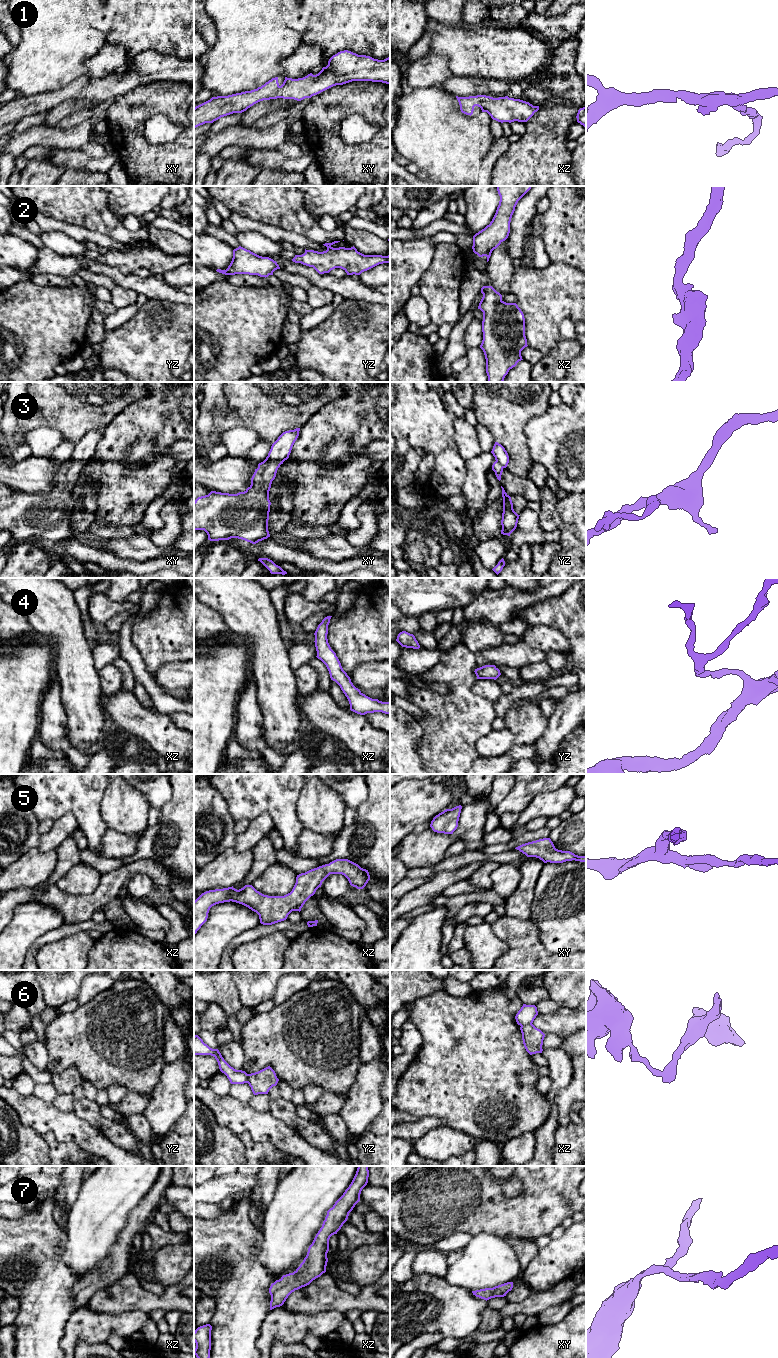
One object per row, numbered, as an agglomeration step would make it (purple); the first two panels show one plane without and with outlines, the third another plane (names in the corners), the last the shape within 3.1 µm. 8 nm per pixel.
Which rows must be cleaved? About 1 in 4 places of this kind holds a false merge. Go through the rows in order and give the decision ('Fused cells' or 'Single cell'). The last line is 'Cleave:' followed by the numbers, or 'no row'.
1: Single cell
2: Single cell
3: Single cell
4: Single cell
5: Single cell
6: Fused cells
7: Single cell
Cleave: 6

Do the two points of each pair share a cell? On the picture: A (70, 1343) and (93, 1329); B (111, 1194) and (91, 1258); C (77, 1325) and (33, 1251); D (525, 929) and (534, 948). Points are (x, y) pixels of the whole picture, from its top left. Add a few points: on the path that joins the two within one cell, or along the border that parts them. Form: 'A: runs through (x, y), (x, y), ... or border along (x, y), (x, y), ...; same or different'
A: runs through (76, 1337), (84, 1329), (87, 1329); same
B: runs through (100, 1210), (93, 1226), (91, 1242); same
C: border along (74, 1310), (65, 1324), (62, 1337); different
D: runs through (525, 934), (525, 939), (529, 943); same

